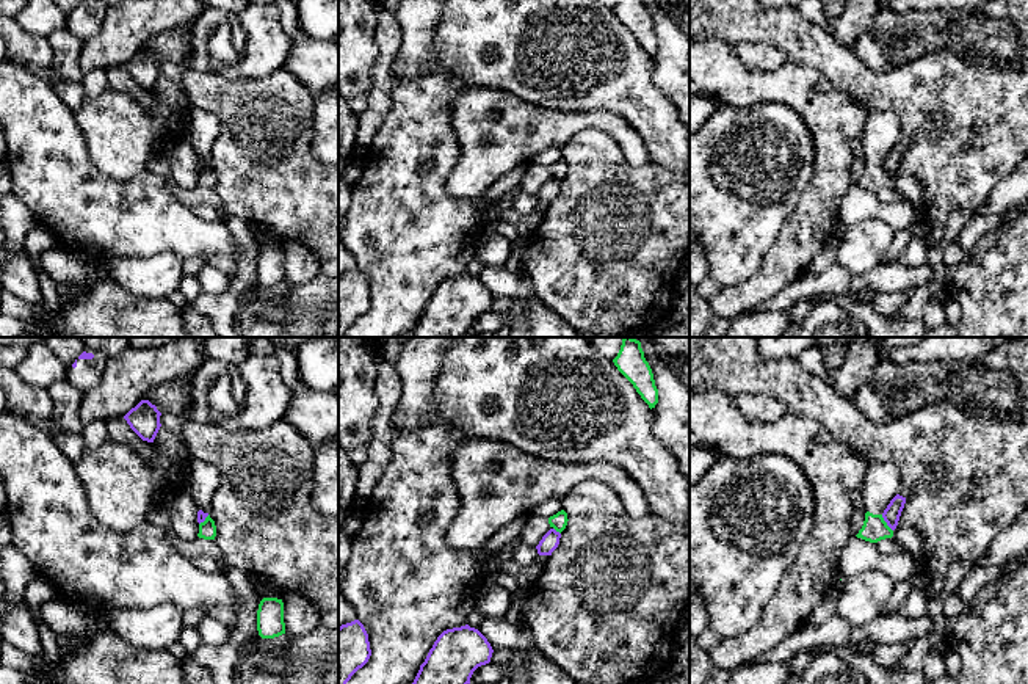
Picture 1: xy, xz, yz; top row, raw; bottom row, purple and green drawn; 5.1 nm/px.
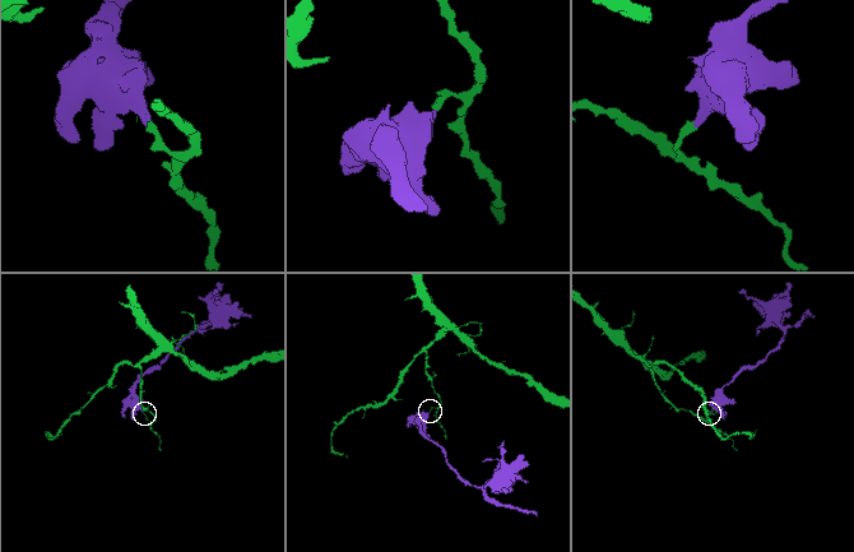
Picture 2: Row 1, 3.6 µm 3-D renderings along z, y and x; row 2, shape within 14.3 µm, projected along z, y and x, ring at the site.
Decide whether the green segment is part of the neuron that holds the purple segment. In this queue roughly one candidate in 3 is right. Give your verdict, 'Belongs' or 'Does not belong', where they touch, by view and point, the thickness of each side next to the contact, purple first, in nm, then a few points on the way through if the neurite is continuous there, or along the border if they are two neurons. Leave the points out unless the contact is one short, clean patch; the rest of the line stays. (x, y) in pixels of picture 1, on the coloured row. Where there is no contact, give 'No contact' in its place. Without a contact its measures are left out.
Does not belong. Touches purple at yz (886, 521). Thickness 90 nm (purple) against 130 nm. Boundary: yz (881, 515), (892, 531)

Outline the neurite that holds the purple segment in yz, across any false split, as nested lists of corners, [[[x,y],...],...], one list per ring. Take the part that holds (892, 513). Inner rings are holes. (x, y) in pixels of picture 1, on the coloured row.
[[[896,494],[882,513],[884,521],[892,530],[895,530],[898,526],[904,504],[906,504],[906,497]]]

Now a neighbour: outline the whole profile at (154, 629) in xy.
[[[176,604],[150,609],[111,609],[103,613],[110,629],[135,648],[168,651],[179,640],[183,610]]]

